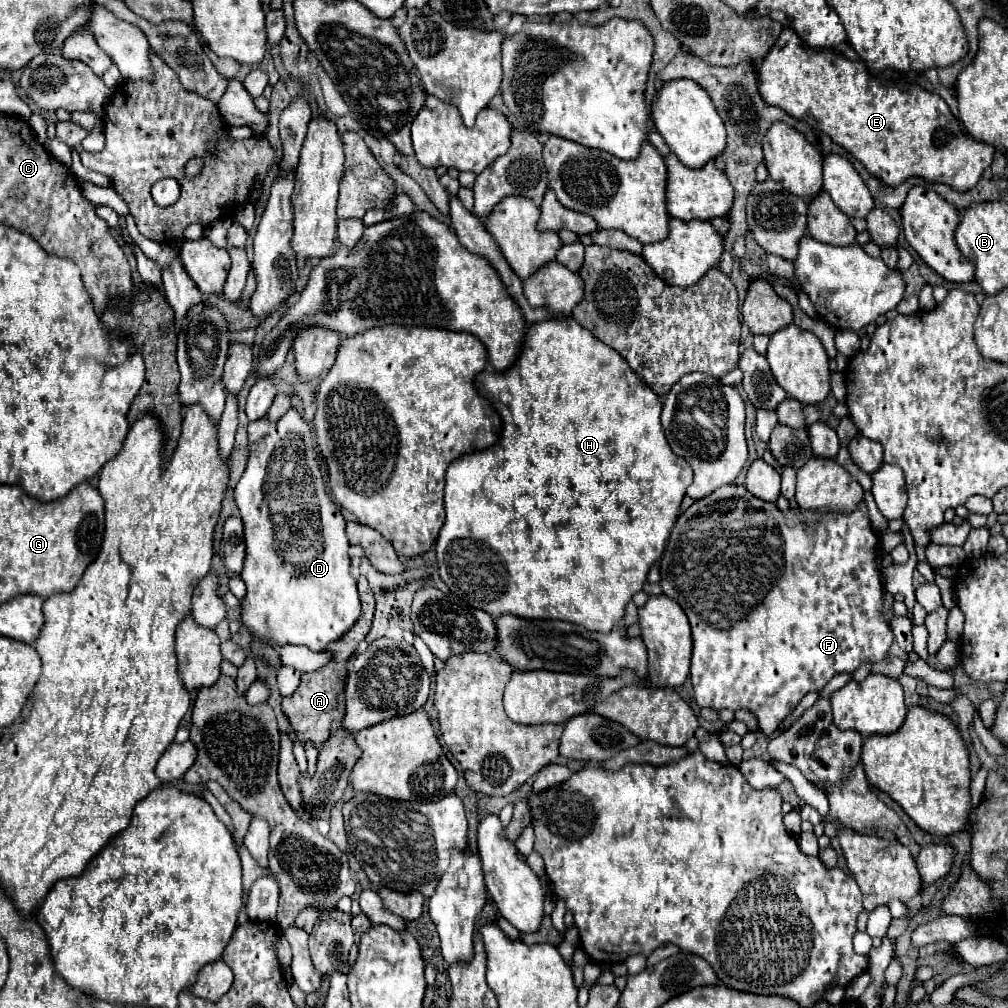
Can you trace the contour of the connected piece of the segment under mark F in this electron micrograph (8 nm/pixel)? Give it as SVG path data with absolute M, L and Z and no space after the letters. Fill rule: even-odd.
M728 485L716 489L712 495L698 499L688 507L678 519L672 529L670 541L666 545L666 557L662 555L662 581L660 587L666 597L678 601L678 605L688 615L688 621L692 621L692 637L694 637L694 651L692 651L692 669L690 679L694 685L694 697L700 707L710 709L746 709L754 713L760 731L770 737L780 723L796 709L796 705L802 701L802 697L810 691L820 691L834 675L838 673L854 673L860 663L864 661L880 661L888 655L888 649L894 641L894 633L886 619L882 617L884 611L884 585L880 571L876 569L876 555L878 555L878 535L874 533L866 505L860 505L860 509L840 515L840 513L814 513L798 509L794 513L792 509L782 513L774 503L766 503L758 497L752 497L746 487L742 485ZM802 517L806 517L808 525L802 525Z

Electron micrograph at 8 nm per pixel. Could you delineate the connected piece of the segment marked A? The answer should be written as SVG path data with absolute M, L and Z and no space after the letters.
M358 577L358 593L362 601L362 615L356 621L356 625L348 633L344 633L344 637L340 637L340 641L334 641L334 645L326 649L332 655L332 659L324 667L312 673L304 673L298 689L290 697L282 699L282 711L288 717L292 731L298 735L302 743L312 743L316 747L322 747L330 739L332 723L344 719L344 679L348 675L346 663L352 657L358 643L368 635L374 617L374 595L364 577Z

